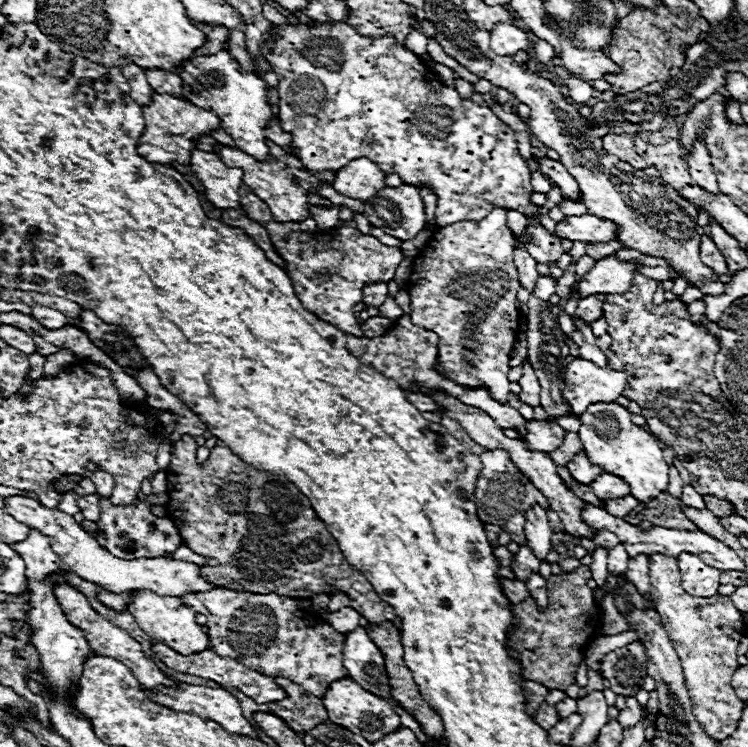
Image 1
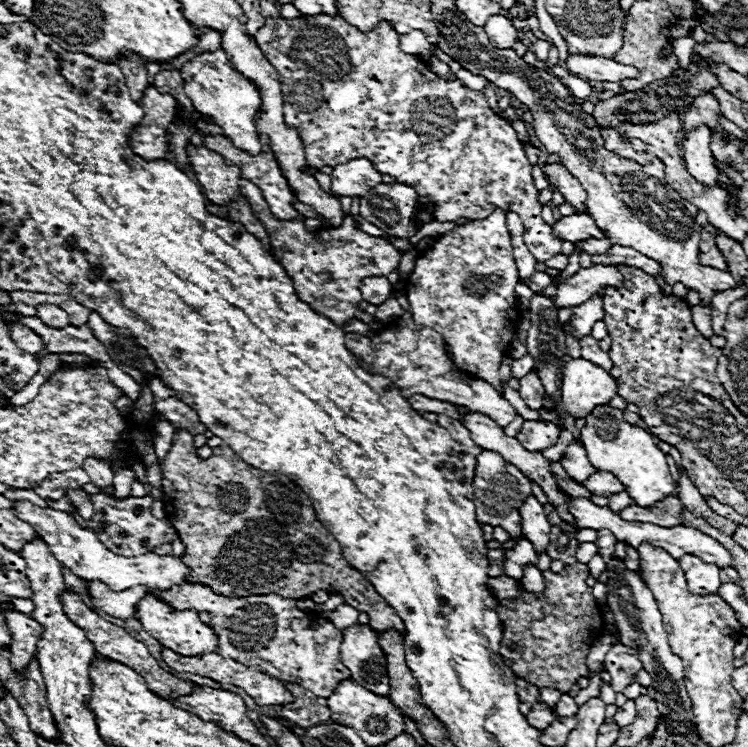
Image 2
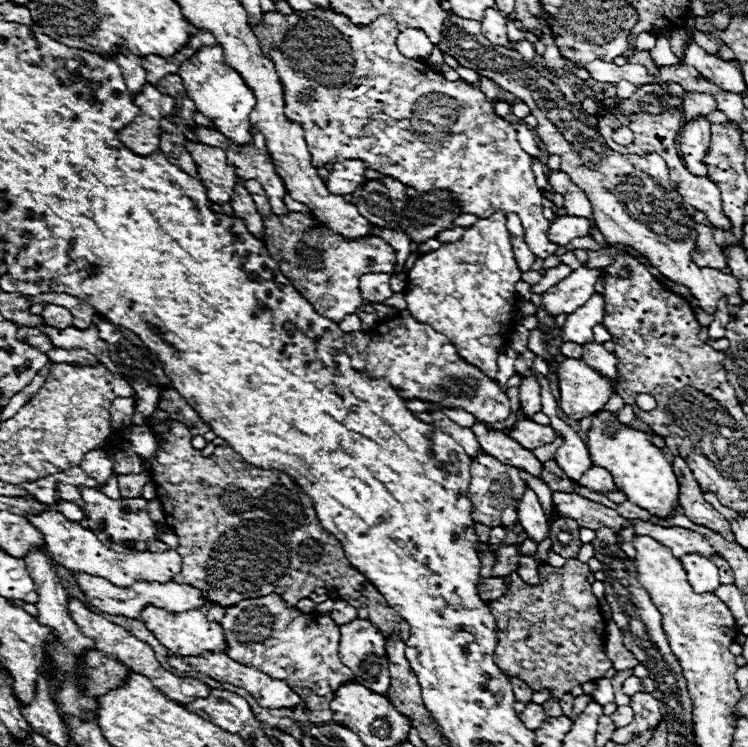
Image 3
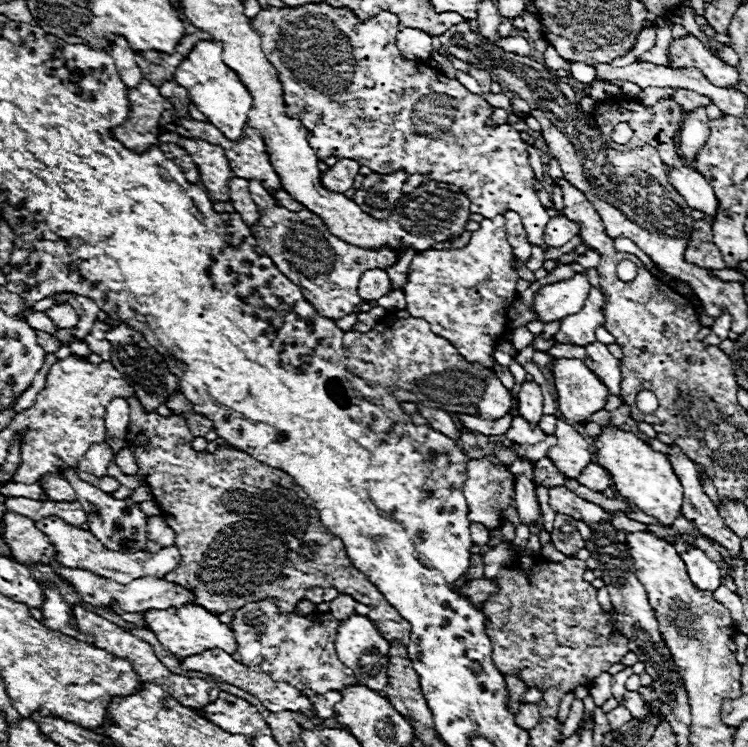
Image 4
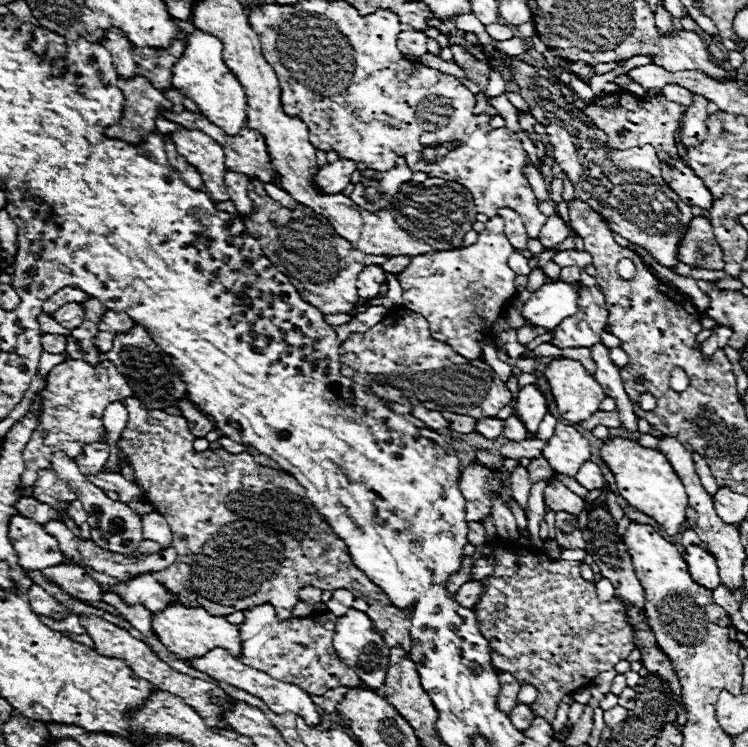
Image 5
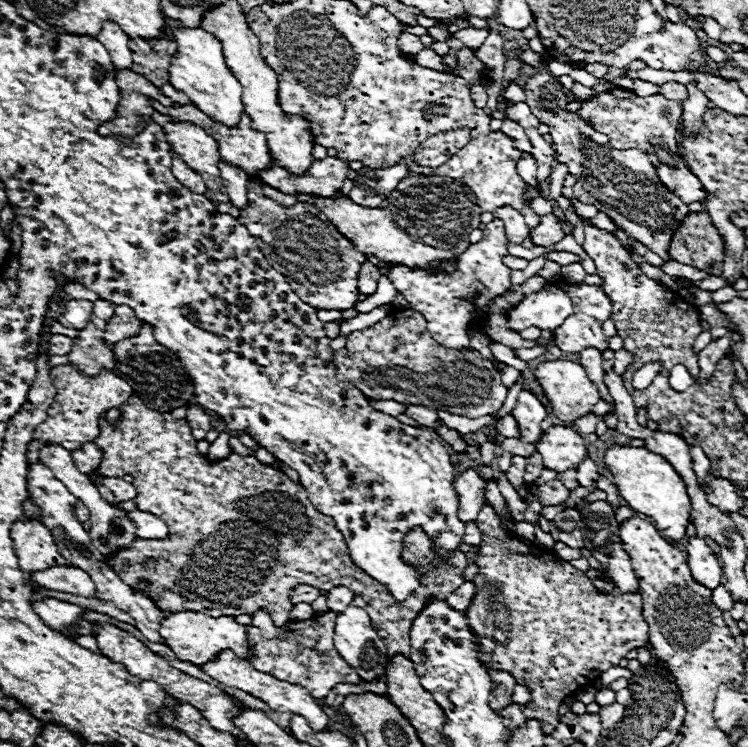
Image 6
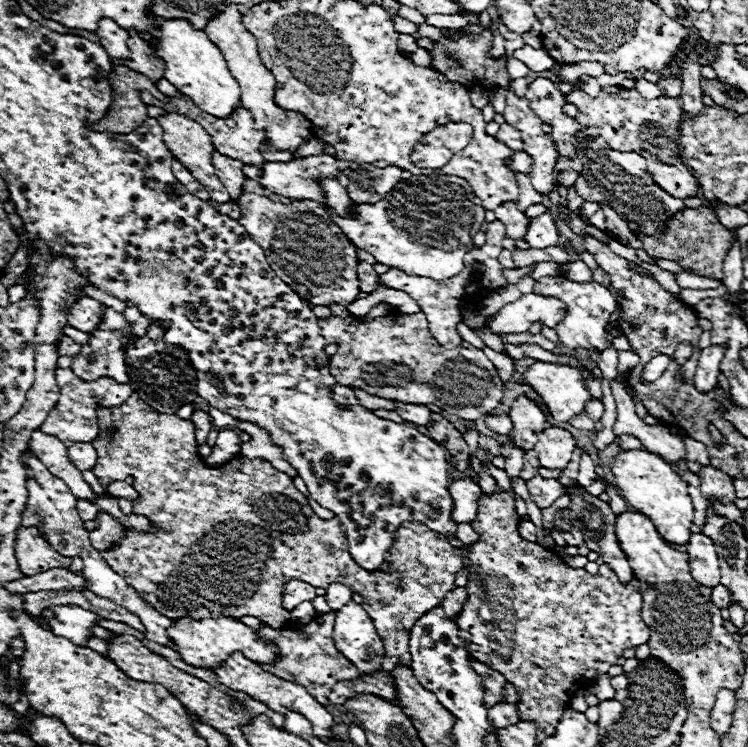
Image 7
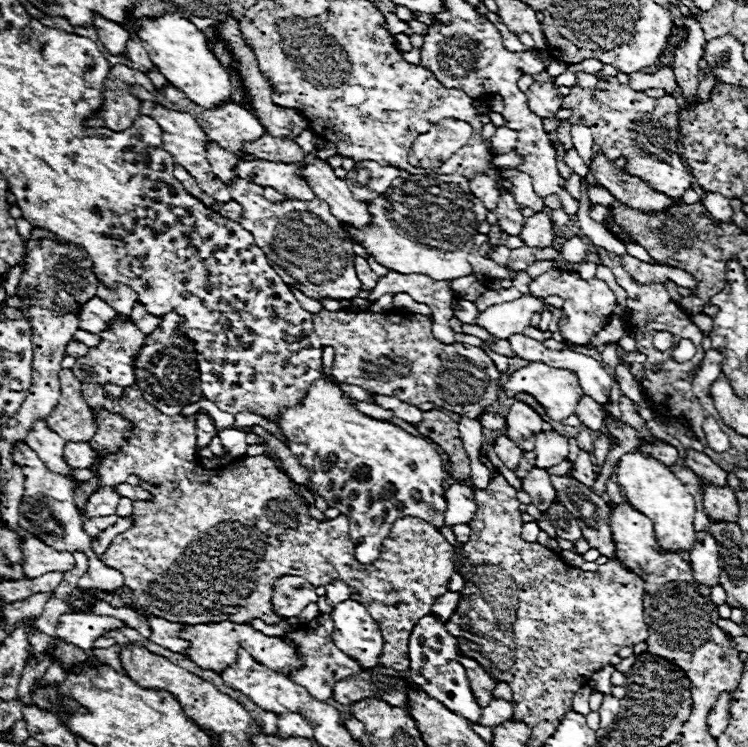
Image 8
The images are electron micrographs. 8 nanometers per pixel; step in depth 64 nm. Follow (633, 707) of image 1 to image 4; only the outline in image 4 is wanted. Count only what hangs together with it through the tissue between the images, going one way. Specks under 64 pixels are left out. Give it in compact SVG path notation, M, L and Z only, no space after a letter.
M618 706L618 708L614 708L614 710L610 710L608 714L606 714L606 718L608 718L608 722L610 722L610 726L612 726L612 730L616 730L618 726L622 726L622 724L626 724L630 718L632 718L632 714L624 708L624 706Z

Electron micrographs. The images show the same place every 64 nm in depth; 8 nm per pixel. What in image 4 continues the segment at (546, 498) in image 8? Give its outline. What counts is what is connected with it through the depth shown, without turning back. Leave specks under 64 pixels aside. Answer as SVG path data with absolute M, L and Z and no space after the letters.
M552 486L552 488L548 488L548 494L550 494L550 508L554 512L568 514L576 520L584 520L588 526L592 526L594 522L612 518L612 512L606 512L600 506L582 500L580 496L576 496L574 492L570 492L564 486Z

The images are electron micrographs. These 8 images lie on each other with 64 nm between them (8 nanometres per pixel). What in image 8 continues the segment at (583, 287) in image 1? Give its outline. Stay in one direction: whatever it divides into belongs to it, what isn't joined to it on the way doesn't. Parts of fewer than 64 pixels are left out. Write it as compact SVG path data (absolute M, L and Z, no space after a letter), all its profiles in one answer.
M522 296L512 302L502 302L486 308L476 316L476 324L488 330L496 338L508 338L510 334L522 334L526 326L530 326L530 318L534 312L542 308L540 298Z

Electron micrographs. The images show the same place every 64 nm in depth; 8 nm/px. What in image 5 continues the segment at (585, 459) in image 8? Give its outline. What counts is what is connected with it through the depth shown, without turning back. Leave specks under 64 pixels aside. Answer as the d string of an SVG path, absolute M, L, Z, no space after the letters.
M588 460L588 462L584 462L584 466L580 466L580 470L576 472L576 476L574 476L586 490L594 490L594 488L602 488L604 486L604 476L602 476L602 472L600 472L600 468L592 462L592 460Z

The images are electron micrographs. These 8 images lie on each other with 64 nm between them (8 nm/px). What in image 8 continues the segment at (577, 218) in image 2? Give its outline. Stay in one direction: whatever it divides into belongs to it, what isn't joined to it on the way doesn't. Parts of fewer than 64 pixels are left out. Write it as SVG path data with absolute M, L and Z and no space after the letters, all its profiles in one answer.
M536 212L528 218L524 218L524 230L520 232L520 238L526 246L532 248L544 248L552 246L554 242L554 224L546 212Z

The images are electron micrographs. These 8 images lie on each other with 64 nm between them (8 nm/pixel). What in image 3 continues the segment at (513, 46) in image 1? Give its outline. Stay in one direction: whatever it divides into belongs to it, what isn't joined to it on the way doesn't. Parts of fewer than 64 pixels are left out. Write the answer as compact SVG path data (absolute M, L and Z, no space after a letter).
M488 8L484 12L484 18L482 18L482 34L496 42L498 46L504 46L508 44L508 36L506 36L506 18L496 10L496 8Z

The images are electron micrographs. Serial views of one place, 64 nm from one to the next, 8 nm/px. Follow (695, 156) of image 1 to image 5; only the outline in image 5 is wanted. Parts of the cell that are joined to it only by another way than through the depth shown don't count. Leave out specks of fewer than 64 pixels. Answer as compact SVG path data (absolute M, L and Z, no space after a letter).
M694 94L694 102L692 106L688 106L684 110L684 118L682 118L682 130L680 130L680 140L684 144L684 148L690 146L698 146L700 142L704 142L704 138L708 136L708 128L706 128L706 104L708 100L700 94Z

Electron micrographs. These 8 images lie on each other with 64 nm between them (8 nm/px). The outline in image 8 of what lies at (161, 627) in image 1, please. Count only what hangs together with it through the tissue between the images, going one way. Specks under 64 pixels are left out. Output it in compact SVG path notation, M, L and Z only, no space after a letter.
M218 622L218 624L198 624L198 626L186 626L184 632L180 634L182 638L190 640L192 646L186 650L186 656L196 662L198 666L206 668L206 670L216 670L218 674L224 672L224 668L236 664L236 656L238 650L244 648L252 658L256 658L256 662L270 666L272 670L278 672L292 672L298 670L302 666L302 658L298 656L296 646L284 642L284 638L278 636L266 636L258 630L254 630L250 624L234 624L234 622Z

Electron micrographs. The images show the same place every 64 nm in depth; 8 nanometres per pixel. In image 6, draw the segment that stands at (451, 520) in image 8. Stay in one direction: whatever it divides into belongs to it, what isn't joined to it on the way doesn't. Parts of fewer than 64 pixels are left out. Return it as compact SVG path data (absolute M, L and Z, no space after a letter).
M474 470L462 472L454 480L454 490L460 494L460 520L462 522L474 522L478 512L482 510L486 496L484 496L486 480L480 478Z

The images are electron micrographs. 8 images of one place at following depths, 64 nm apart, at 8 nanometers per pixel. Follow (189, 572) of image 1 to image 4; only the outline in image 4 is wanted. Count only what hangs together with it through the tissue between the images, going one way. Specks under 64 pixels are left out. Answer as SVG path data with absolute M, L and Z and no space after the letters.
M48 516L40 522L36 522L36 526L40 530L44 530L44 534L48 534L48 538L52 540L52 544L56 546L56 554L58 554L58 562L62 566L68 568L84 568L92 574L104 576L108 580L114 580L118 584L128 584L130 580L136 578L144 578L144 576L154 576L154 578L164 578L166 572L174 570L180 562L180 554L176 546L170 548L162 548L160 552L134 552L134 554L124 554L124 552L114 552L108 550L106 546L100 544L100 540L96 540L90 532L72 526L56 516Z

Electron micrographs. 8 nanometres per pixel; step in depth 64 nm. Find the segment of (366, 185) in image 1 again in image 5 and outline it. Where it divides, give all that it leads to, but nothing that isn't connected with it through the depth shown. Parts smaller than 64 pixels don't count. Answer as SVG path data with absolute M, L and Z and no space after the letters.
M348 160L328 162L318 168L316 178L312 178L312 182L316 186L320 186L320 190L324 190L324 194L338 194L348 186L354 170L356 170L356 164L348 162Z

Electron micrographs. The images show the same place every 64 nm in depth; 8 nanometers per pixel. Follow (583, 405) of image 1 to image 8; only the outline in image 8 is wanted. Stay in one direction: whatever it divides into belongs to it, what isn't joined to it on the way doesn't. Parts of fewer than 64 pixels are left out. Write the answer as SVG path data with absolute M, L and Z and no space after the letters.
M530 362L528 366L524 366L524 368L508 374L506 378L502 378L502 392L508 398L512 398L512 396L516 396L520 392L530 394L532 398L536 398L544 406L546 414L552 420L564 420L564 418L572 416L574 410L576 410L576 404L584 396L584 392L580 388L578 378L576 378L574 372L562 370L562 368L552 368L552 366L546 366L542 362Z

